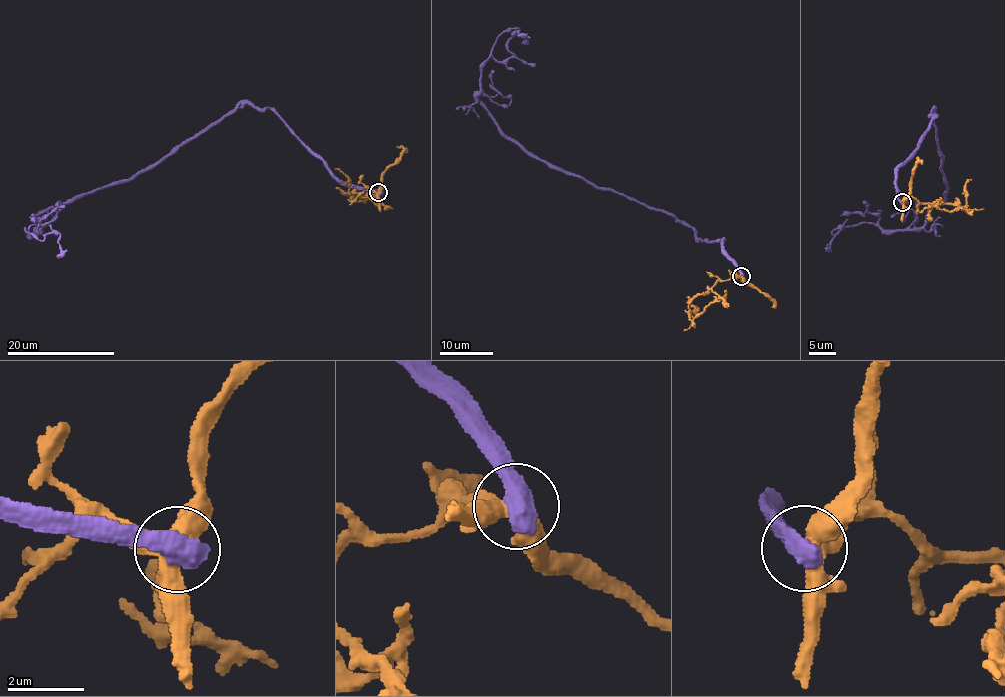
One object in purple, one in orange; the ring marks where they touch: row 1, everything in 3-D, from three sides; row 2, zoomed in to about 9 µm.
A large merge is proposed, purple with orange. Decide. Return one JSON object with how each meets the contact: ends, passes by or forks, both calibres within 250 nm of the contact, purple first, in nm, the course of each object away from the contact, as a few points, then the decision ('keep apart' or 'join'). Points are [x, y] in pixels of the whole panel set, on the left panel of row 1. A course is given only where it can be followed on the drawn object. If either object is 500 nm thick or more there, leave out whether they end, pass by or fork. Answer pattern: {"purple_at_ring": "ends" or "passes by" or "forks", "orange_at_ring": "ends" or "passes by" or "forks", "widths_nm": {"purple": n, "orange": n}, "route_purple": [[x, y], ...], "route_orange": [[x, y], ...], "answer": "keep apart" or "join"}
{"widths_nm": {"purple": 650, "orange": 360}, "route_purple": [[378, 192], [244, 103], [24, 228], [59, 236], [58, 258]], "route_orange": [[378, 192], [366, 187], [345, 195], [348, 195], [348, 179], [334, 169]], "answer": "keep apart"}

